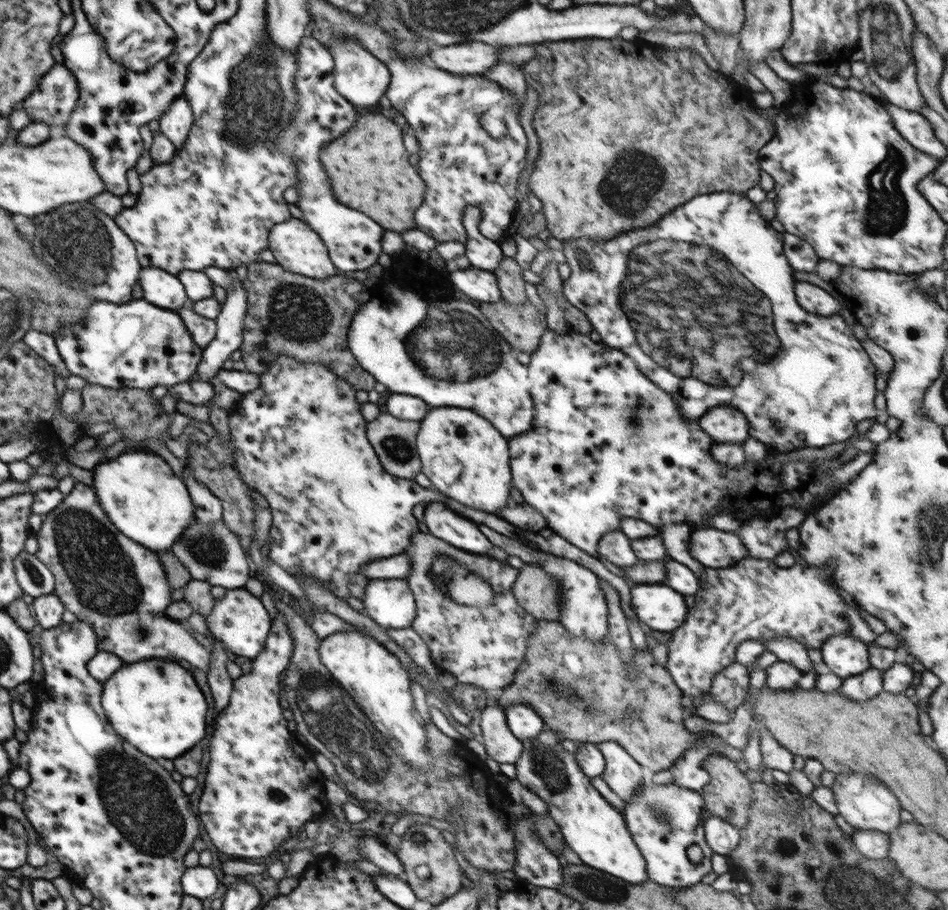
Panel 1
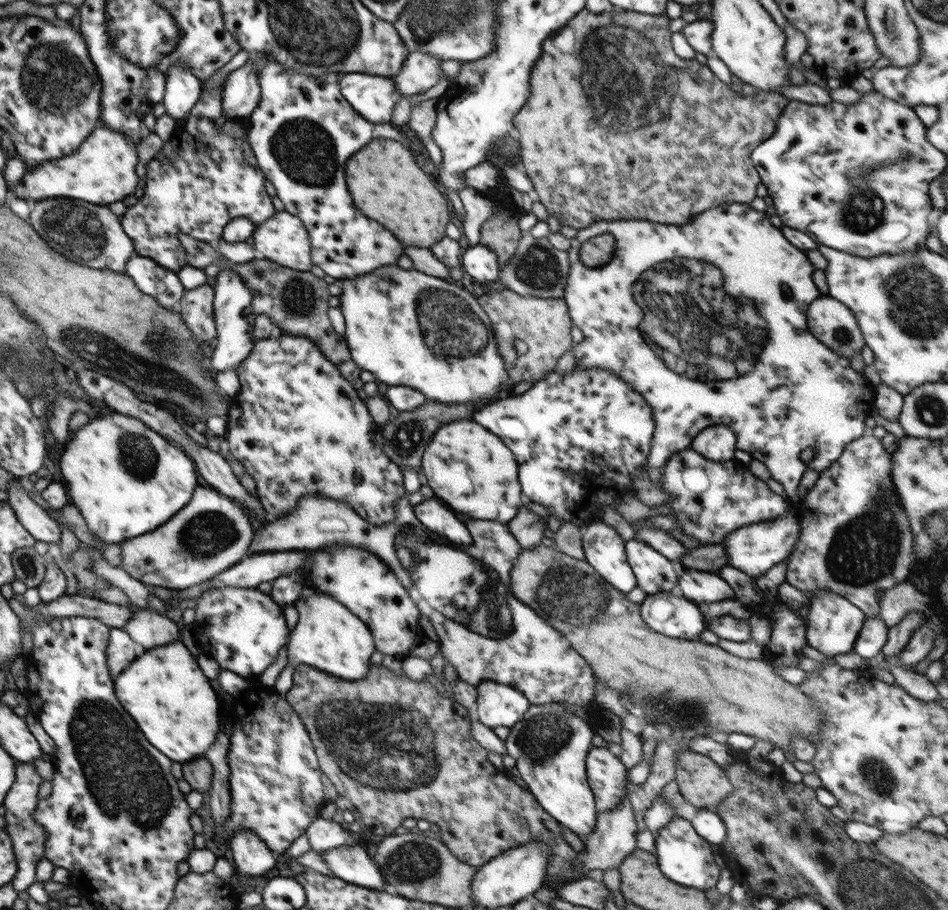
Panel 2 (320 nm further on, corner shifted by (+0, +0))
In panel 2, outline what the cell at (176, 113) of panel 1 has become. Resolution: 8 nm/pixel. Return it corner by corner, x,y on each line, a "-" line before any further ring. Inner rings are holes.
174,64
166,73
161,104
165,106
166,113
178,120
188,116
191,108
198,102
203,90
201,80
194,76
188,66
182,64

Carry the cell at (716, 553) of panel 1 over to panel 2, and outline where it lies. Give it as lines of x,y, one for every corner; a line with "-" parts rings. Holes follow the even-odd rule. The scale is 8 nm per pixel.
786,513
776,519
750,524
731,532
722,543
726,545
727,564
739,571
745,572
748,577
757,577
768,571
772,566
786,560
797,546
801,535
799,517

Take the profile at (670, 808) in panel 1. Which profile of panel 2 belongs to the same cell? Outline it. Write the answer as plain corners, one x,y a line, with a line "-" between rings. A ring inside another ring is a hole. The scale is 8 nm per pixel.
676,818
664,829
660,829
655,836
653,853
656,855
662,874
671,882
704,892
717,886
721,870
713,857
713,846
692,828
690,820

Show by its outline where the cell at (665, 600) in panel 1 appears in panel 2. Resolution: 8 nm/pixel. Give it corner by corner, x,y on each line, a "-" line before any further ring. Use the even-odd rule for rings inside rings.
676,591
647,595
640,606
642,620
670,638
699,640
707,628
702,607

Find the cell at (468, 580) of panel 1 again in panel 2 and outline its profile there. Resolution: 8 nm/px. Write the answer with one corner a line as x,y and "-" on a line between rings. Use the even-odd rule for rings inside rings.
318,493
302,497
295,511
259,525
249,554
310,552
332,544
370,550
390,567
410,592
420,614
430,618
442,656
454,666
462,680
474,686
485,680
511,686
524,694
532,705
548,702
587,704
593,700
595,674
588,661
531,606
511,596
507,581
523,549
507,523
466,518
464,521
473,542
460,548
426,528
416,518
414,505
408,497
402,495
396,499
394,520
382,526
367,523
349,504
338,500

